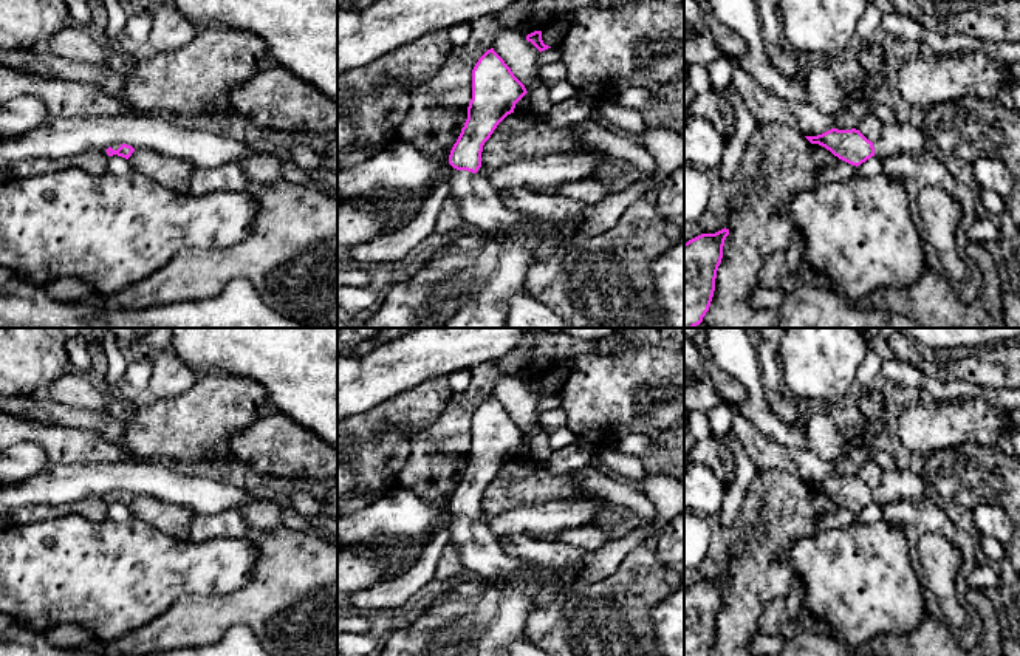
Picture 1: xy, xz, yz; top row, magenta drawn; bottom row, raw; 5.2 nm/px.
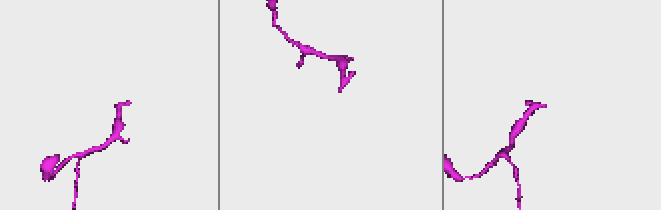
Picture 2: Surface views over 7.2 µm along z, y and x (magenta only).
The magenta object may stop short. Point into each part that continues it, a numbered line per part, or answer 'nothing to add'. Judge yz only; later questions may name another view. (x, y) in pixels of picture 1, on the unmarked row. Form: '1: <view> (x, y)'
1: yz (896, 485)

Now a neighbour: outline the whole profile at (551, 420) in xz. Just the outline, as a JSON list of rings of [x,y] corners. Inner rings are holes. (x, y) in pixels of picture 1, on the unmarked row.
[[[562,407],[545,410],[539,415],[539,427],[542,433],[551,435],[566,425],[566,413]]]

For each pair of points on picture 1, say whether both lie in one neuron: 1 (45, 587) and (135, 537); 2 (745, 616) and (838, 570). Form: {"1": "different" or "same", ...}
{"1": "same", "2": "different"}

